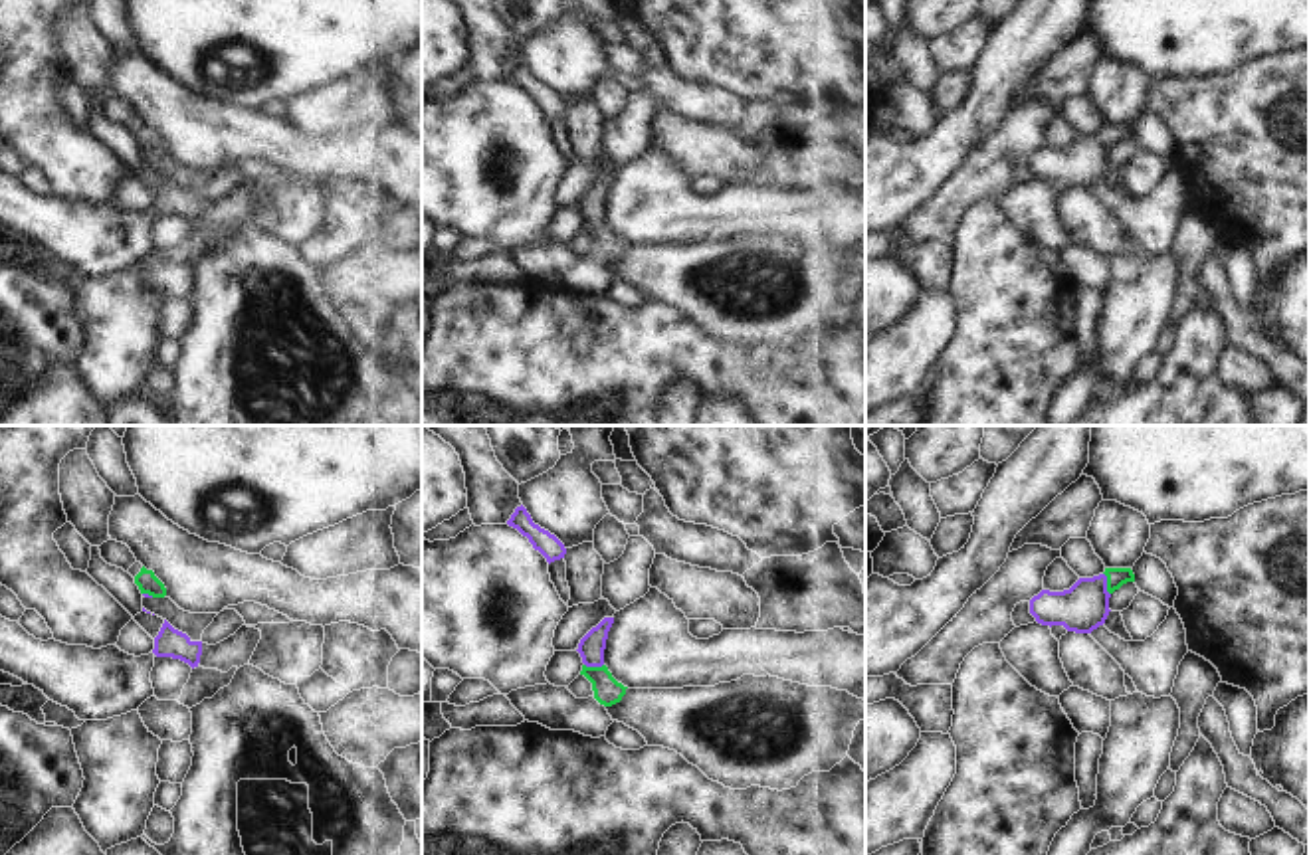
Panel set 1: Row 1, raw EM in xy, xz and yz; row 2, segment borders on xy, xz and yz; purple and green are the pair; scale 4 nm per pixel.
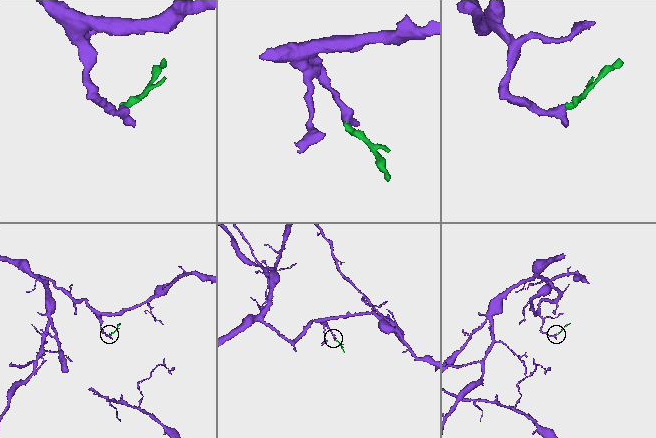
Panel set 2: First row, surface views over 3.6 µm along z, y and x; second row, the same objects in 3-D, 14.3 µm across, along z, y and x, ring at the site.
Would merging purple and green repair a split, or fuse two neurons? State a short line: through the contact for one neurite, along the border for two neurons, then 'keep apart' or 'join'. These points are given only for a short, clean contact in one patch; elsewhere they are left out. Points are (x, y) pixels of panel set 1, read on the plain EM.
line yz (1082, 165), (1106, 141), (1115, 133); join

